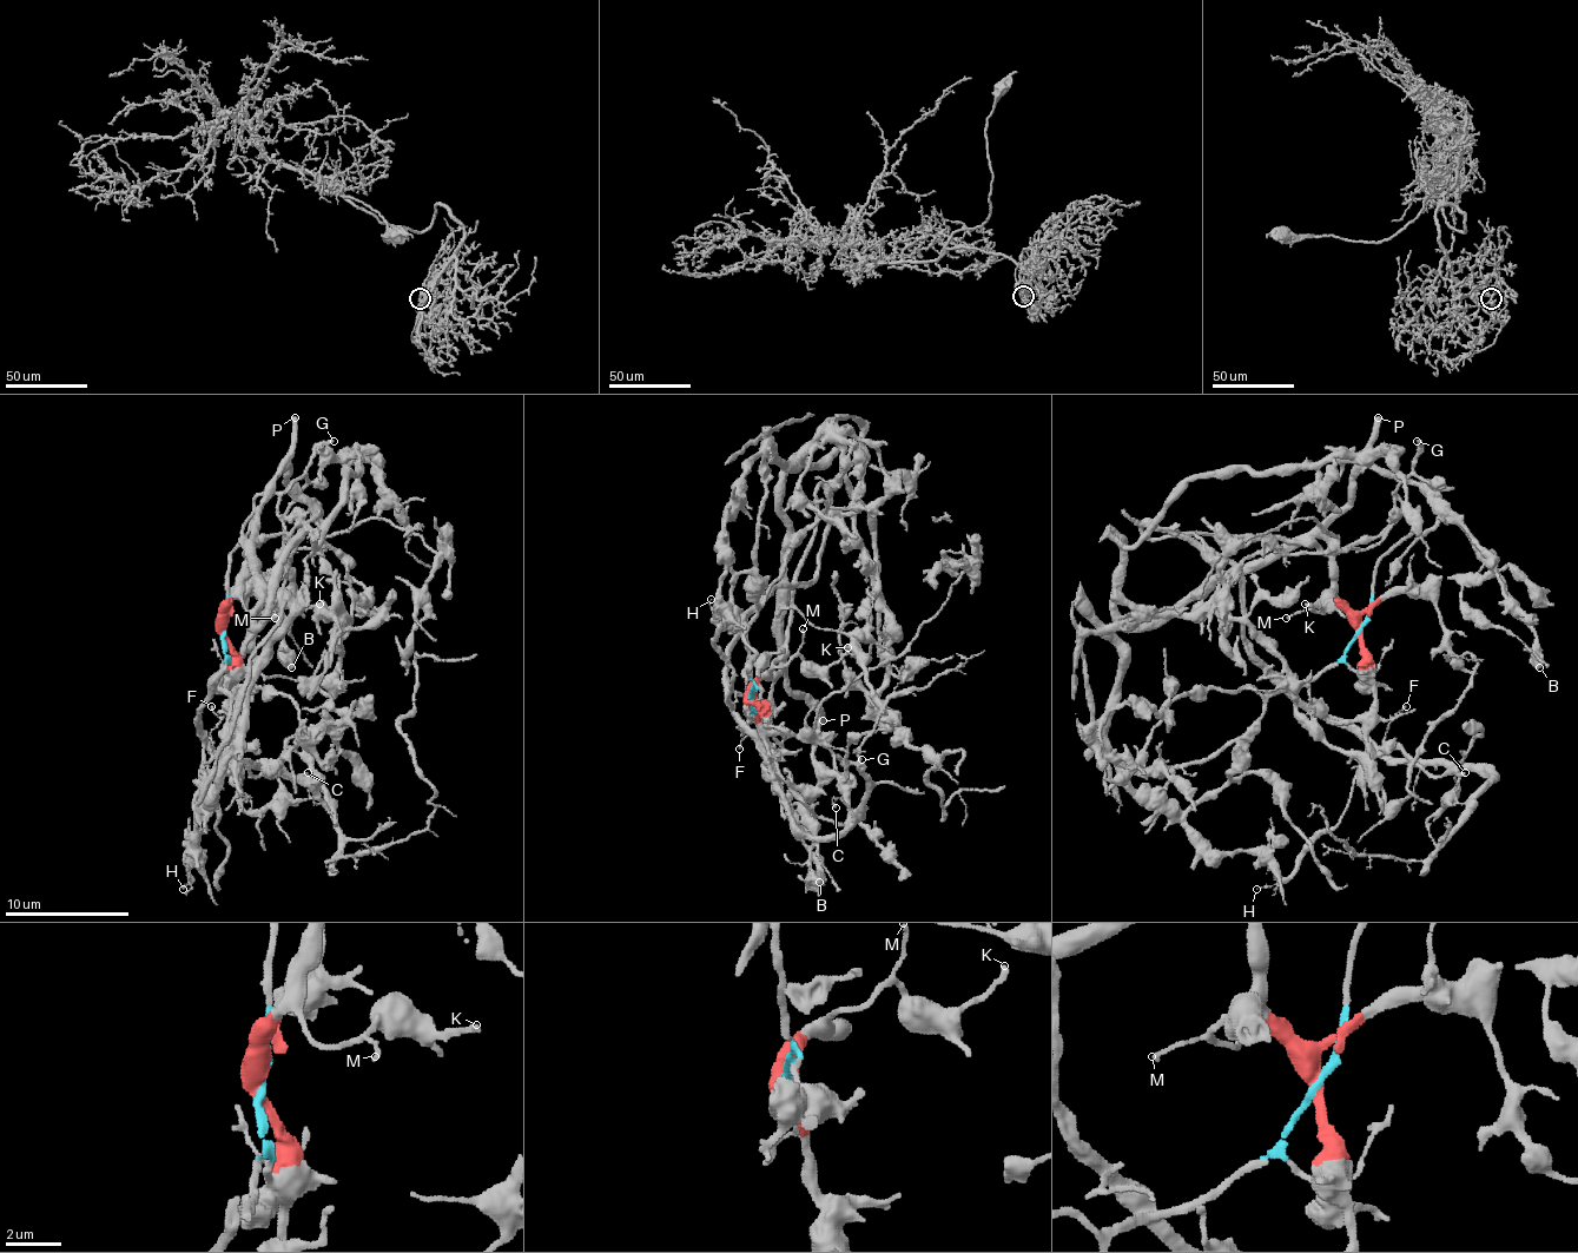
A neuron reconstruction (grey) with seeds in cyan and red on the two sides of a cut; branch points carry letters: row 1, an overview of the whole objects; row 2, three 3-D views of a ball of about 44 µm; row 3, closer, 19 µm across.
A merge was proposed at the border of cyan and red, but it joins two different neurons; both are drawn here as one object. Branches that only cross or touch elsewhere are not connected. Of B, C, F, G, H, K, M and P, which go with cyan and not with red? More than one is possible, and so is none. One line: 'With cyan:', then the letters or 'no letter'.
With cyan: B, C, F, G, H

